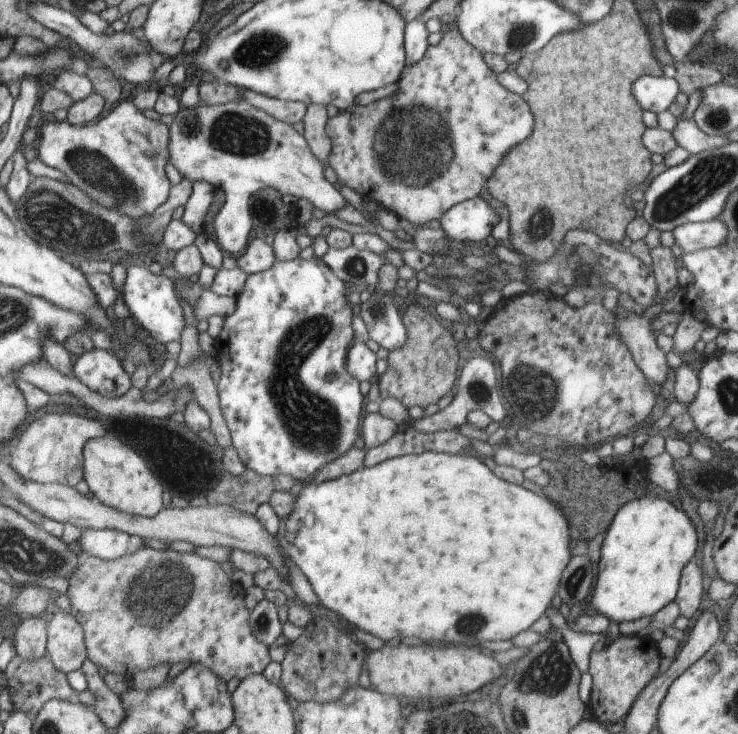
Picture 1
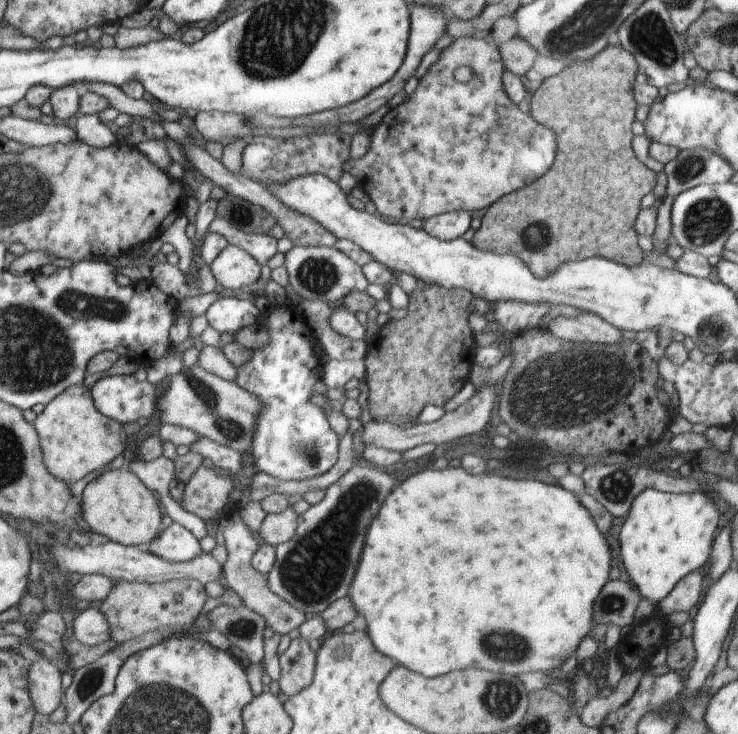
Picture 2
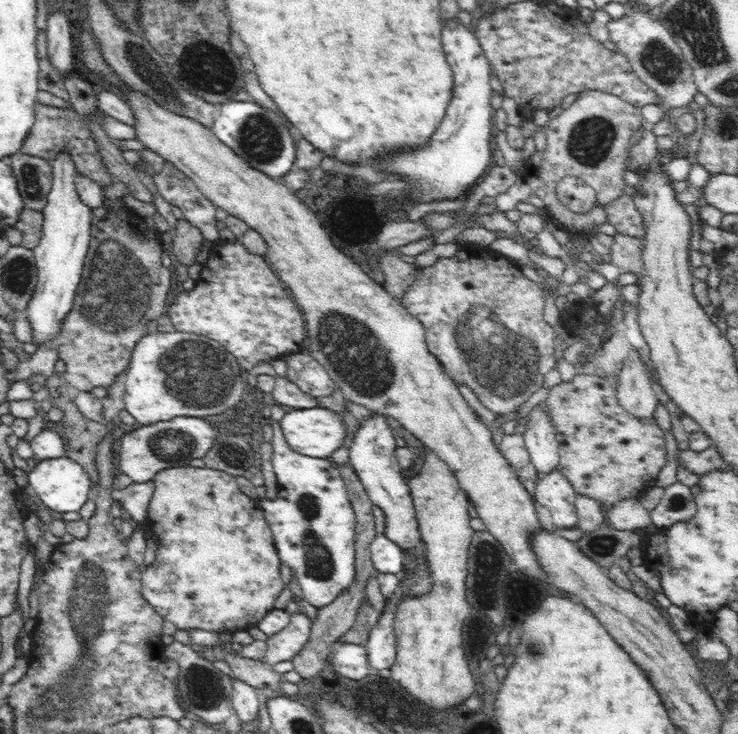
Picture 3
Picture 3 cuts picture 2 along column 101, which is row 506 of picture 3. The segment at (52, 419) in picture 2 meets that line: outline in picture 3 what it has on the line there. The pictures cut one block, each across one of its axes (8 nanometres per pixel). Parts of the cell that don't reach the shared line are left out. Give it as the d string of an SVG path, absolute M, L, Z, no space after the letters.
M424 450L422 470L406 480L416 511L417 533L424 545L432 590L422 596L406 596L393 615L396 656L391 677L414 698L429 707L444 710L466 702L475 680L462 649L464 620L471 616L467 600L468 550L474 540L470 528L470 500L451 469L432 450Z

